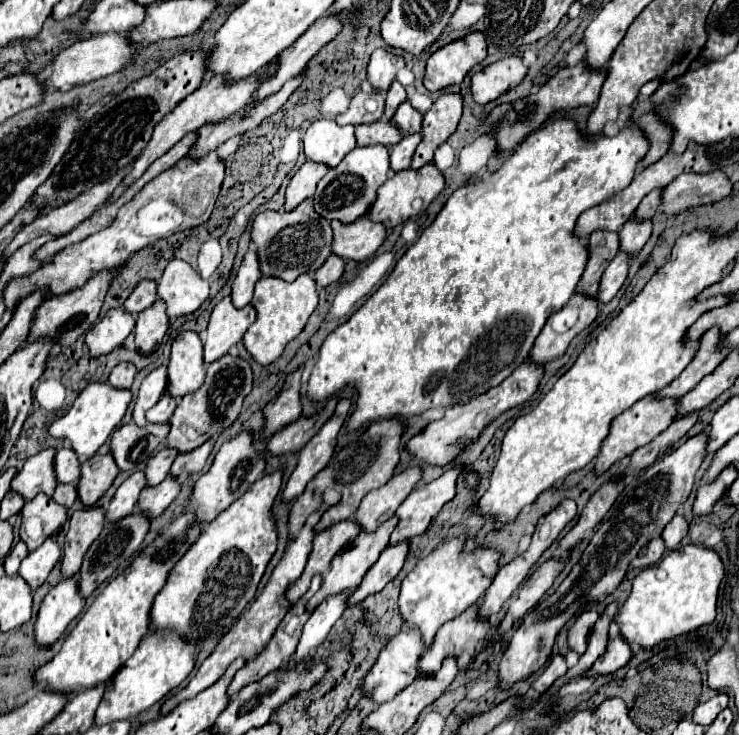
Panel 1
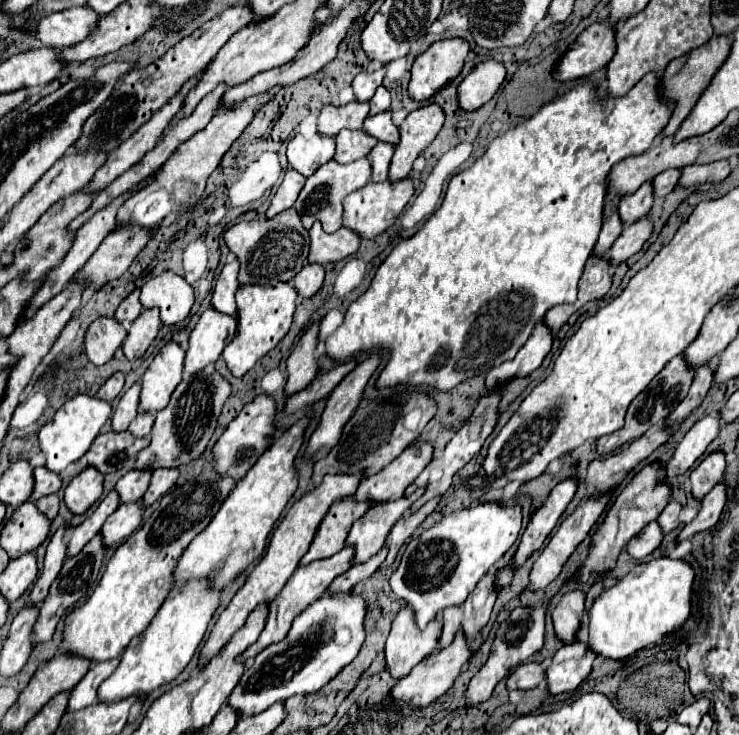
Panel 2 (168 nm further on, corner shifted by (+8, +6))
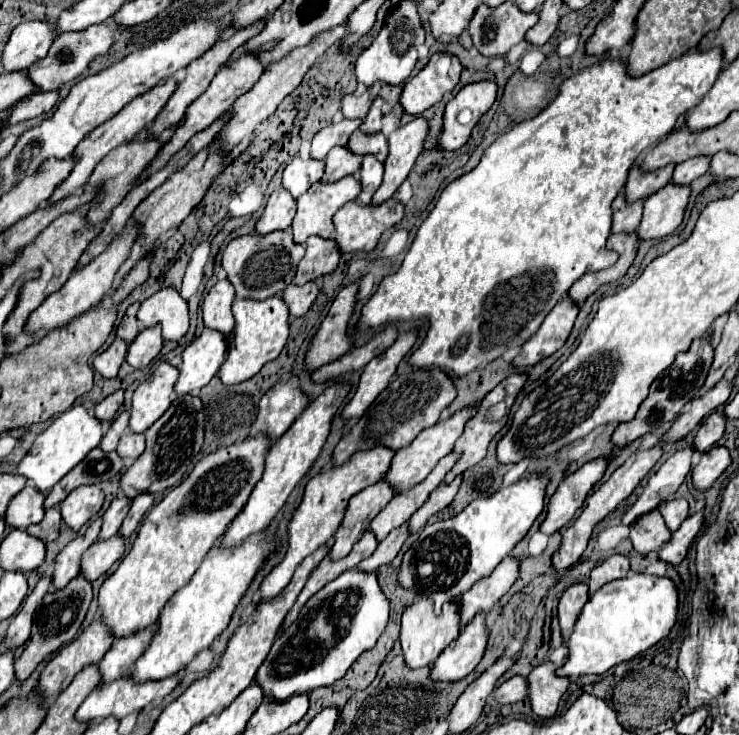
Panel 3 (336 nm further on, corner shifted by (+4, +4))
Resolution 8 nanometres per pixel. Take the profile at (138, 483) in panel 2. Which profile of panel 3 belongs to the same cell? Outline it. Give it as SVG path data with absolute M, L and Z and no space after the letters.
M125 494L117 496L117 498L111 502L109 510L103 514L103 528L101 528L99 538L109 538L109 536L113 536L113 534L119 532L123 520L125 520L129 508L131 508L131 504L133 504L133 498L125 496Z

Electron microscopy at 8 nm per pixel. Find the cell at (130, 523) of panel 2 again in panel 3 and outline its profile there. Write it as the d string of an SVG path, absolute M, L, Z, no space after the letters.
M119 532L115 536L111 536L111 538L95 540L89 546L89 550L83 554L81 572L87 574L87 578L97 580L103 572L107 572L113 566L113 562L117 558L123 556L125 544L127 544L127 540Z

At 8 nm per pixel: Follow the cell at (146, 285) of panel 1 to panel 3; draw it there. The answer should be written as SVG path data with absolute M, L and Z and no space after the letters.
M139 302L131 304L131 306L127 308L121 324L119 324L117 330L115 330L117 336L123 338L123 340L127 340L127 342L131 342L131 340L139 334L139 330L141 330L141 326L139 326L139 322L137 322L137 310L139 310Z

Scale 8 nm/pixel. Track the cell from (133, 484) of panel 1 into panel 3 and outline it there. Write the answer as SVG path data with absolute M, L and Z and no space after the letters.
M103 518L93 520L91 526L87 528L87 532L83 536L77 536L75 540L71 540L57 556L55 560L55 572L53 572L53 588L57 590L59 586L67 586L67 582L71 578L75 578L75 574L79 574L79 566L81 566L81 556L87 550L87 546L91 546L91 542L97 540L99 532L103 526Z

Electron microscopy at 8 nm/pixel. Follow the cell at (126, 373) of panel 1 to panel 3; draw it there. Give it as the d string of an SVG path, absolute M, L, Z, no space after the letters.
M117 390L117 392L109 394L107 398L103 398L103 400L95 406L95 416L97 416L99 420L103 420L103 422L109 422L109 420L115 418L117 410L121 408L121 404L123 404L123 390Z

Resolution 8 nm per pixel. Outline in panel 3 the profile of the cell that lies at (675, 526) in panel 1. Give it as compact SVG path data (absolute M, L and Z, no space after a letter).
M665 500L657 506L661 516L665 518L665 524L671 532L675 532L689 516L689 504L687 500Z

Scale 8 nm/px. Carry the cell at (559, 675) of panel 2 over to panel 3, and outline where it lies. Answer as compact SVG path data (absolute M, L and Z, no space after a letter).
M545 662L541 666L535 666L531 674L527 676L527 682L531 686L531 706L535 714L543 718L551 718L557 712L561 696L569 688L569 678L557 674L557 664Z

